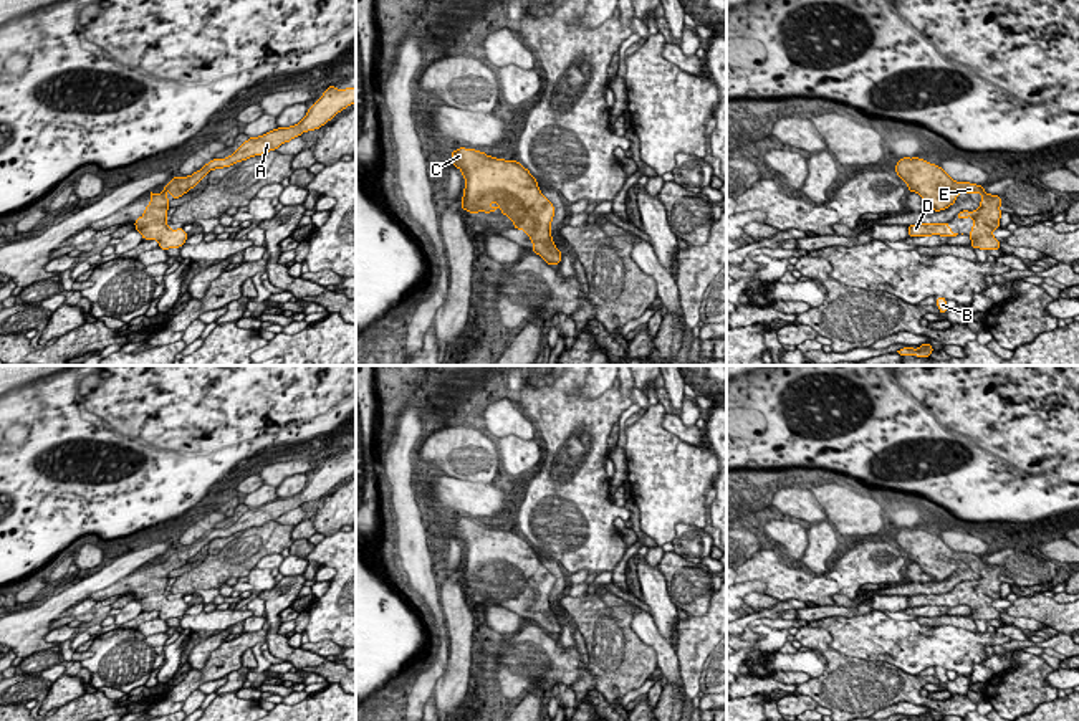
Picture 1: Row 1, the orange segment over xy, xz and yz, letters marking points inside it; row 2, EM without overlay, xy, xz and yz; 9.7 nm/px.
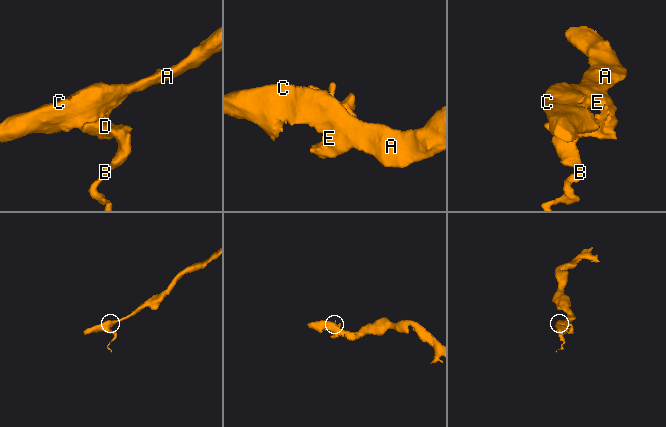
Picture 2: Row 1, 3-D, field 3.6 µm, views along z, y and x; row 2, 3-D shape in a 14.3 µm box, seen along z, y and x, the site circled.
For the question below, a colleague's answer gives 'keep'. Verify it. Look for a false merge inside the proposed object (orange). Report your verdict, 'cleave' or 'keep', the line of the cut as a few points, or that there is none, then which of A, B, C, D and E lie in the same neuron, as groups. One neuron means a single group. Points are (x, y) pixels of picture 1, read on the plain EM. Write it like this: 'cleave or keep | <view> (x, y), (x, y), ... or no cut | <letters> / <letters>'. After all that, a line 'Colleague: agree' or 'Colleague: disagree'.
keep | no cut | A B C D E
Colleague: agree

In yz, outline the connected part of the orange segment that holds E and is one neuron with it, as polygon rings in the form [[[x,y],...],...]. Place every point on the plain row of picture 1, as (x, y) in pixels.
[[[902,528],[895,536],[895,544],[907,554],[909,562],[917,562],[923,572],[932,577],[932,582],[945,580],[957,572],[957,566],[965,562],[981,564],[980,579],[968,582],[962,580],[957,584],[958,590],[966,587],[973,589],[973,597],[968,607],[971,609],[971,618],[981,620],[1001,620],[1000,610],[991,602],[1000,599],[1003,574],[1001,567],[990,566],[985,557],[970,552],[955,552],[940,536],[930,534],[923,529]]]

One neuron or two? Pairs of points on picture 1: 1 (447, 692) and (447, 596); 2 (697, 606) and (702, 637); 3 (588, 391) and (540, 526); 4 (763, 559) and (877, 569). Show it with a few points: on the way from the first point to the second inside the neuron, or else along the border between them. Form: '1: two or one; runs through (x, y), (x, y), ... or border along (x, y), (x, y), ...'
1: one; runs through (457, 668), (459, 619)
2: two; border along (709, 607), (704, 614), (687, 615)
3: two; border along (613, 384), (596, 397), (581, 397), (576, 392)
4: one; runs through (791, 582), (833, 582), (849, 574)

